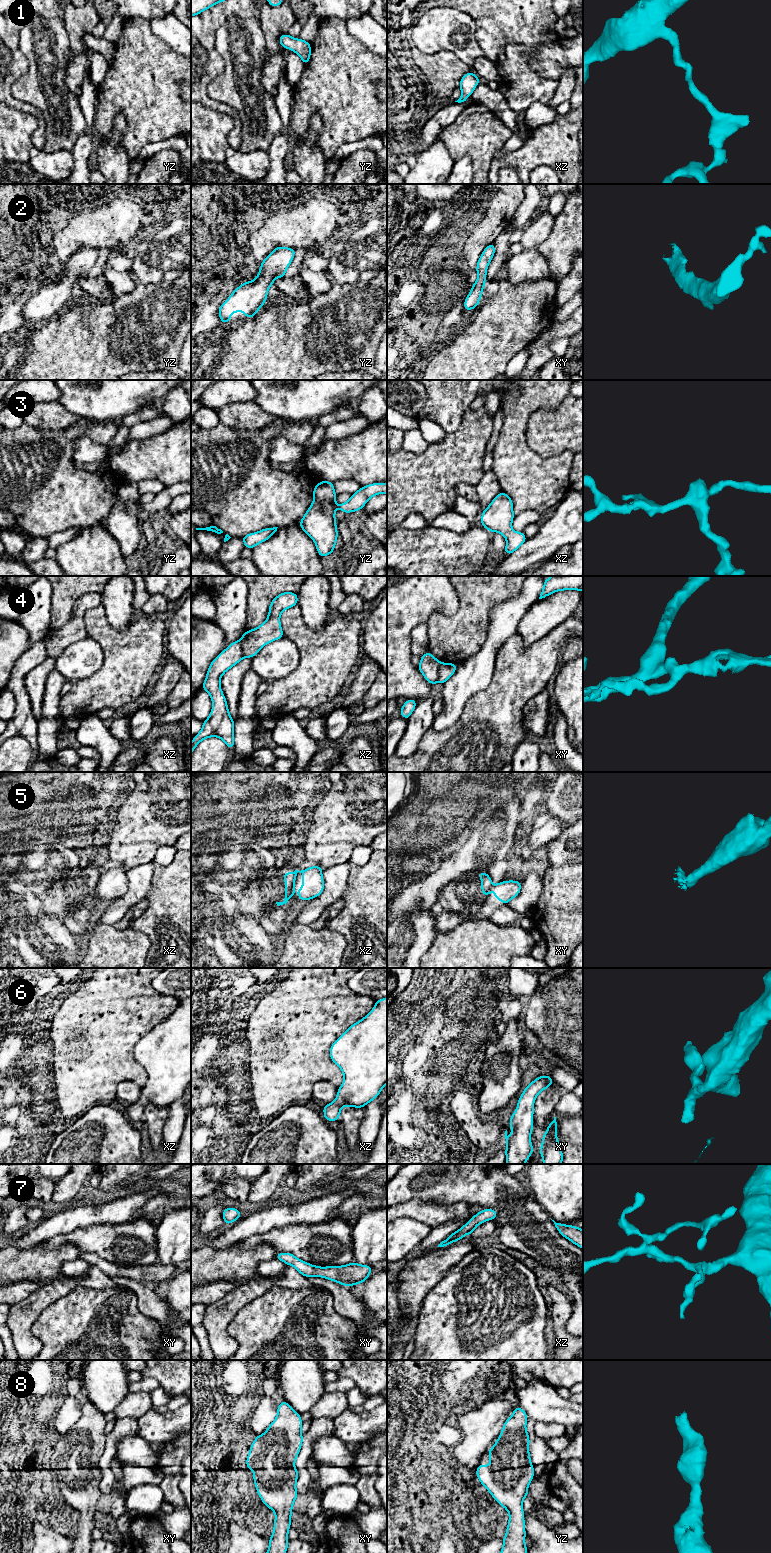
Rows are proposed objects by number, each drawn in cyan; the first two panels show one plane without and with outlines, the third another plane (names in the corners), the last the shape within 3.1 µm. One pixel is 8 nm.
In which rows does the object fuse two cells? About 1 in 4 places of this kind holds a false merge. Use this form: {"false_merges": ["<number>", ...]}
{"false_merges": ["4", "5"]}

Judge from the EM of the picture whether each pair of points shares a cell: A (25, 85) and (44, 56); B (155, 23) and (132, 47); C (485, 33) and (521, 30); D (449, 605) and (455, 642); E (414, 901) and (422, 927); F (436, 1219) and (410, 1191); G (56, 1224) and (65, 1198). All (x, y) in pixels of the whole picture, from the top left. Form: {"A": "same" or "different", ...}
{"A": "same", "B": "different", "C": "same", "D": "different", "E": "different", "F": "different", "G": "different"}

